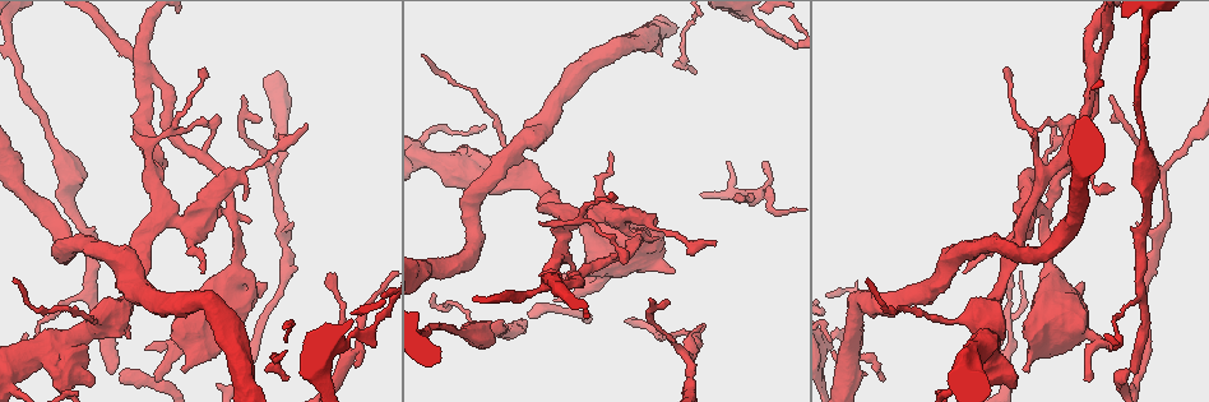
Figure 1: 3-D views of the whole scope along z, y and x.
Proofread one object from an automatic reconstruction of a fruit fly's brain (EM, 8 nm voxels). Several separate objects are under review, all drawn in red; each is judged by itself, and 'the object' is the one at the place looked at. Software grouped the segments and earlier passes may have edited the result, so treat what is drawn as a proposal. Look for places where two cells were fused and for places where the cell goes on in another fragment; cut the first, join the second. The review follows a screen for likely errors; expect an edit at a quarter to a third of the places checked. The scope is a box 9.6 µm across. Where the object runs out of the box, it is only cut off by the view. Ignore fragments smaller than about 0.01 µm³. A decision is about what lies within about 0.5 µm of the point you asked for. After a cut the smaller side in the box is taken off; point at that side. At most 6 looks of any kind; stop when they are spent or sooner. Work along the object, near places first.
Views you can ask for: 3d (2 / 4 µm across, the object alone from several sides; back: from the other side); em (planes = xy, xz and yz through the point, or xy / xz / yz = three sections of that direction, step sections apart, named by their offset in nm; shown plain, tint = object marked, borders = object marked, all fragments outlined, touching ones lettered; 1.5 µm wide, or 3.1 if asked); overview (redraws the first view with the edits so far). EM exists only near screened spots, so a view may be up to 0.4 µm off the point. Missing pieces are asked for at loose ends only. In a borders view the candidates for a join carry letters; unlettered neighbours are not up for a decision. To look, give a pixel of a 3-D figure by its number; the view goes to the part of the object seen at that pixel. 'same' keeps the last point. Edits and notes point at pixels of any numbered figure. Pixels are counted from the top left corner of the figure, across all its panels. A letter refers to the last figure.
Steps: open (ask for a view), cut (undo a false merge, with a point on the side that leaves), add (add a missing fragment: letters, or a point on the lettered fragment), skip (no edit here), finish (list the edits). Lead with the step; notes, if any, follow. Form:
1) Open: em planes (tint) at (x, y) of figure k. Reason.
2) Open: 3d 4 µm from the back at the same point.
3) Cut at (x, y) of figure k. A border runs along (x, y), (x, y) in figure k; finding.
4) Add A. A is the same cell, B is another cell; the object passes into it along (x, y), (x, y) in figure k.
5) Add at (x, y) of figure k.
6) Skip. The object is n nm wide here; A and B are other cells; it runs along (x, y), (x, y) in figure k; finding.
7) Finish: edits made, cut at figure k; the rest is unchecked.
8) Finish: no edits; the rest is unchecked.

Open: 3d 2 µm from the back at (597, 225) of figure 1. Touches itself.

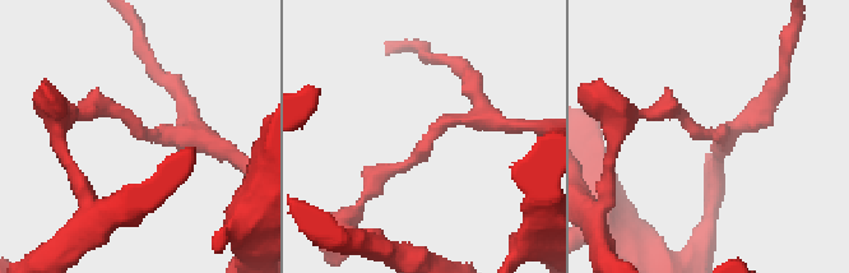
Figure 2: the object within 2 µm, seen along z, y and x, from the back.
Open: em planes (borders) at (707, 136) of figure 2.

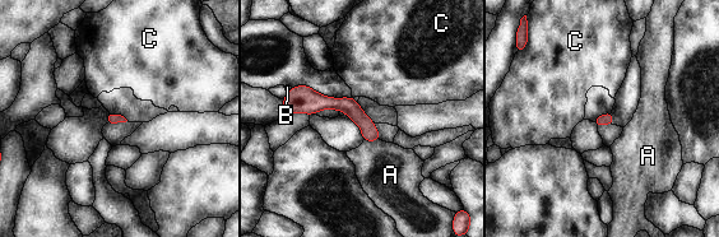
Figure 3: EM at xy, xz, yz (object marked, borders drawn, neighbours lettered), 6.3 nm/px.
Skip. A, B and C are other cells; it runs along (288, 101), (343, 103), (376, 136) in figure 3; one cell here.

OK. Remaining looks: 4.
Open: 3d 2 µm at (170, 213) of figure 1. Three arms meet.

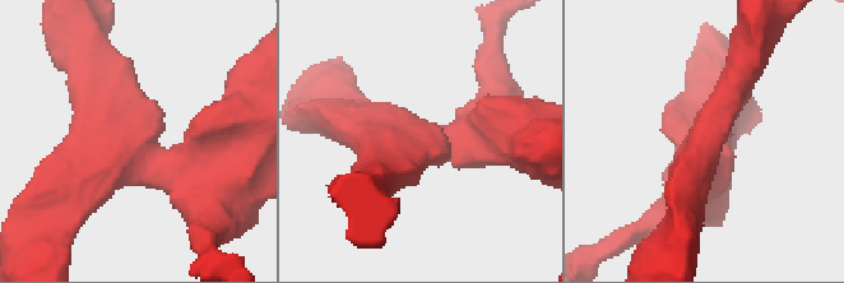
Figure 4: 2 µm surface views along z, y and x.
Open: em planes (tint) at (133, 148) of figure 4. 3 arms meet here; the arms are 280, 300, 440 nm wide; need the tissue.

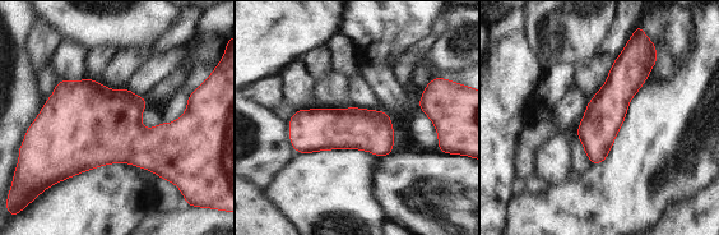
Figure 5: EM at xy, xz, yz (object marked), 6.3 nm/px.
Open: em planes (borders) at the same point.

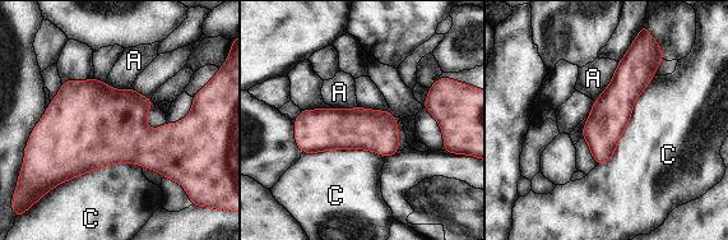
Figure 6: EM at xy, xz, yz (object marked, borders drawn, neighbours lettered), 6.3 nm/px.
Skip. A and C are other cells; a border runs along (654, 75), (597, 165) in figure 6; all the same cell.

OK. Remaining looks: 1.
Finish: no edits; the rest is unchecked.

